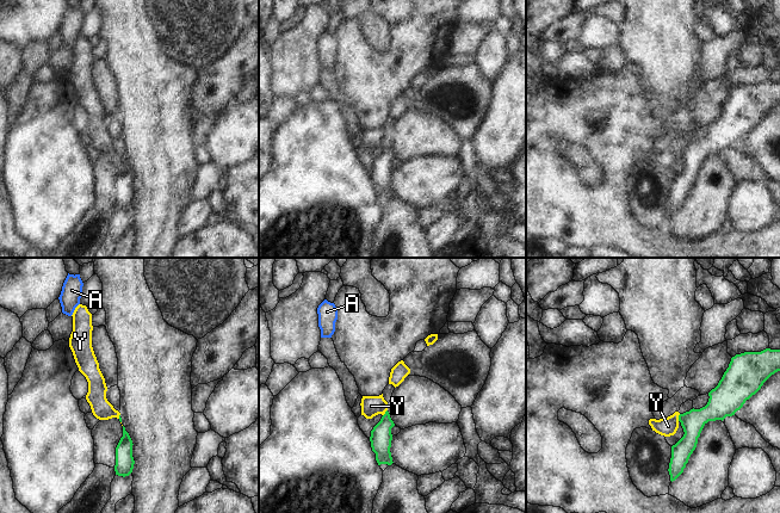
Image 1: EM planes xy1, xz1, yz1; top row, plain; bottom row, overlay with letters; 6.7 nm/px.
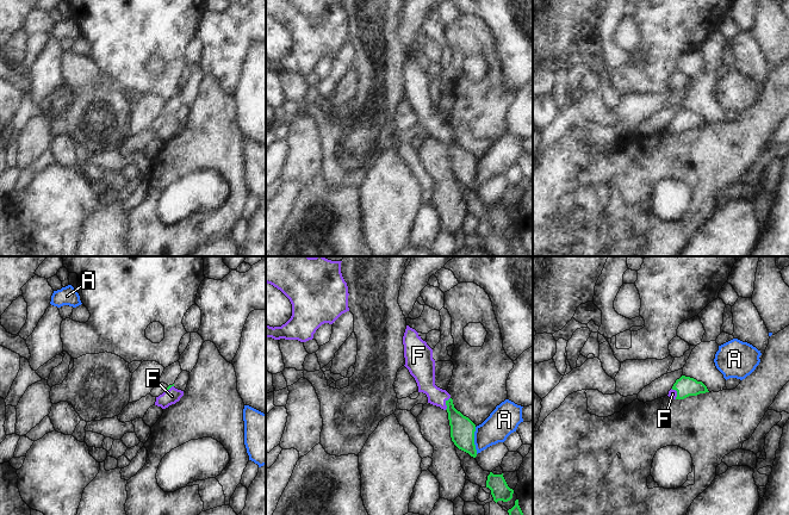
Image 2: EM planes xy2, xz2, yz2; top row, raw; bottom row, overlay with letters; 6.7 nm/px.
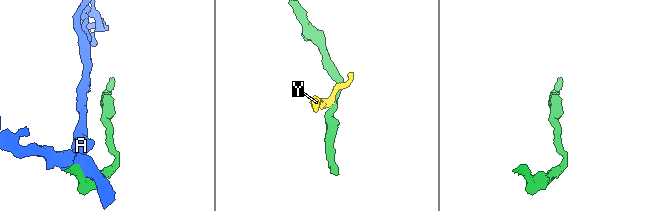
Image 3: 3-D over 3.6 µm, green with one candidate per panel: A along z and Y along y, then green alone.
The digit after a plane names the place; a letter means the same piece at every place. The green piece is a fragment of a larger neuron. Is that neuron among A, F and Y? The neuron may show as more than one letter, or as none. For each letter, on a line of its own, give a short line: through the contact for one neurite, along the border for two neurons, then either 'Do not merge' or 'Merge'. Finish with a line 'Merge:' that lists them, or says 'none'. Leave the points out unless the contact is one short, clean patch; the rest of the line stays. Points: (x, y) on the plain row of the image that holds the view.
A: Line: xz2 (474, 160), (474, 181), (477, 186). Do not merge
F: Line: xz2 (463, 162), (446, 136), (426, 116), (424, 106). Merge
Y: Line: yz1 (680, 147), (678, 153). Do not merge
Merge: F.

